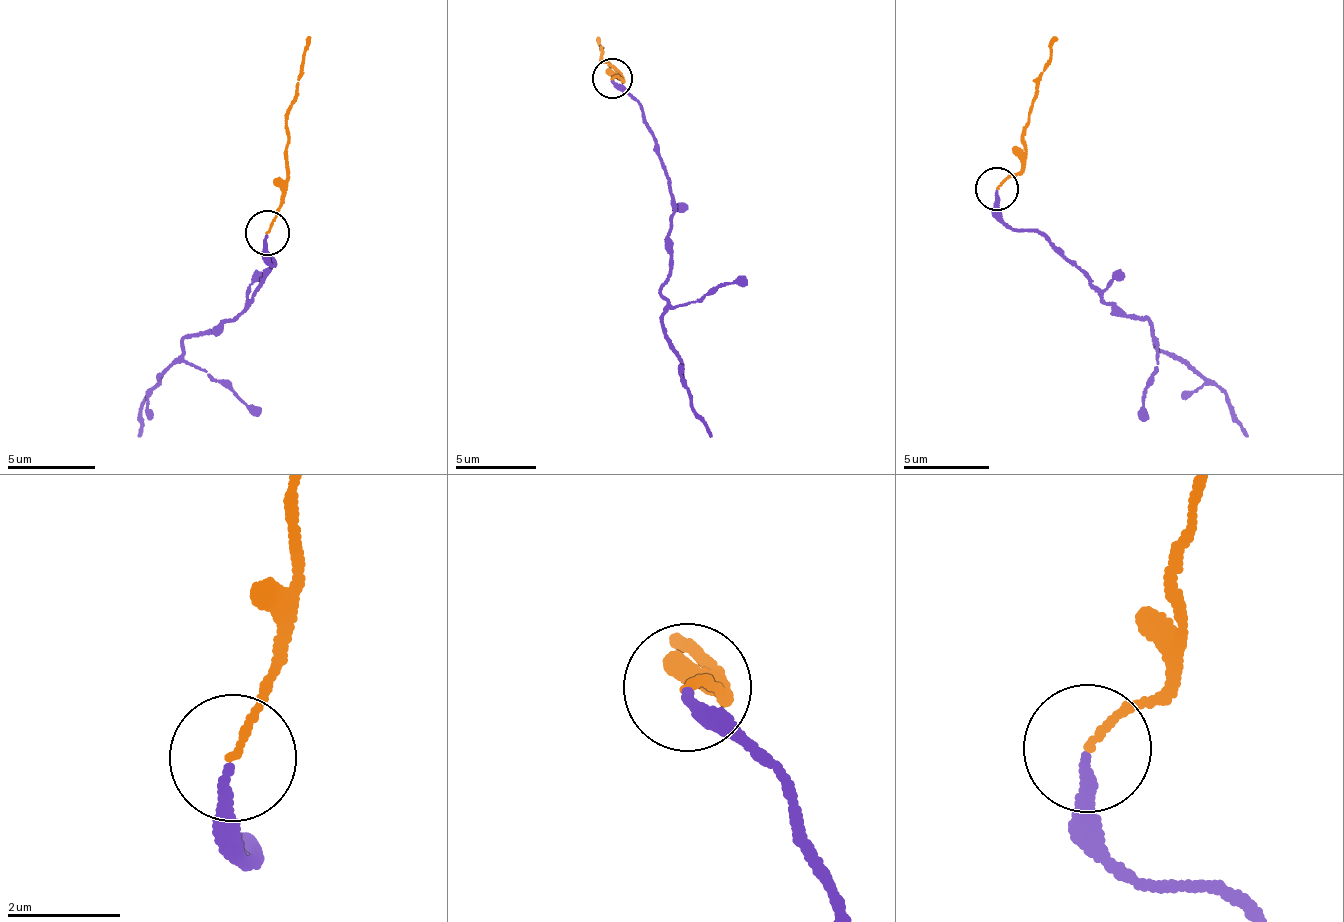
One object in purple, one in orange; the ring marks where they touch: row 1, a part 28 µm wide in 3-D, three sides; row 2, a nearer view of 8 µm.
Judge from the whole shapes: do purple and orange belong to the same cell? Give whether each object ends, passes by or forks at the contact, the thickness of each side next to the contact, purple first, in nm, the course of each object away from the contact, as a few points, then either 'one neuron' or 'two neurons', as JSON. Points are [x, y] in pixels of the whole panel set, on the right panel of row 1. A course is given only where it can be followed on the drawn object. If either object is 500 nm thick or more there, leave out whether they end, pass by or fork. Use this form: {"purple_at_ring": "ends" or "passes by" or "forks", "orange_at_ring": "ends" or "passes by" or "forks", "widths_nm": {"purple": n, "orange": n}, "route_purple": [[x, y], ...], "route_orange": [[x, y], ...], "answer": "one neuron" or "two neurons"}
{"purple_at_ring": "ends", "orange_at_ring": "ends", "widths_nm": {"purple": 200, "orange": 110}, "route_purple": [[996, 191], [996, 215], [1049, 245], [1097, 292], [1148, 320], [1152, 339], [1226, 396], [1247, 438]], "route_orange": [[996, 187], [1021, 166], [1031, 100], [1051, 59], [1050, 39]], "answer": "two neurons"}

